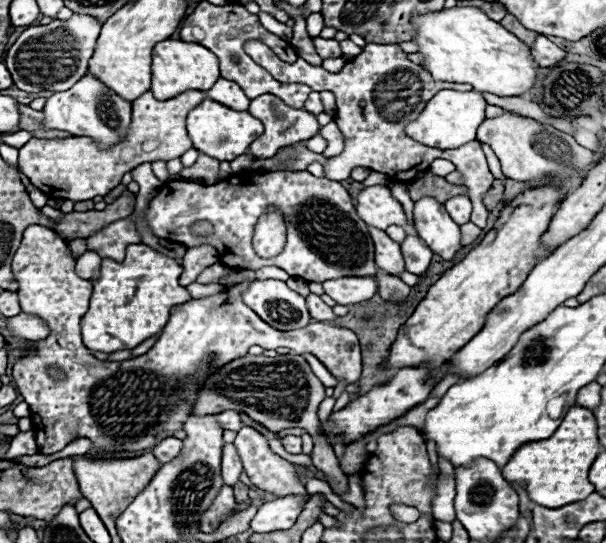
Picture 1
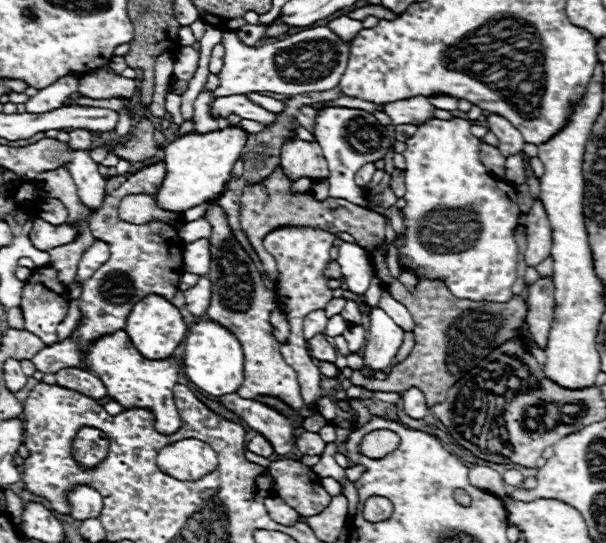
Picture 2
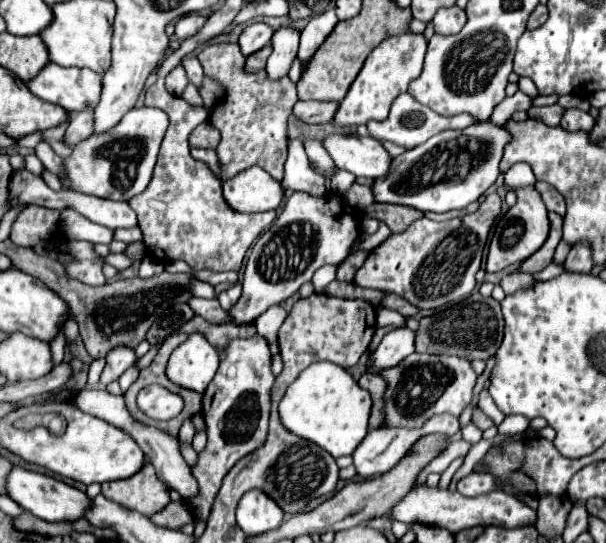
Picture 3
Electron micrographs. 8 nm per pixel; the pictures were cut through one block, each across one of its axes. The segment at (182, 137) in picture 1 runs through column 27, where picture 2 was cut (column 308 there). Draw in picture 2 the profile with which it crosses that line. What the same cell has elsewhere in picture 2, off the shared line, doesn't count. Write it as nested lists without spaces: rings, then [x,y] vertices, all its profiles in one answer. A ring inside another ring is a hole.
[[[284,140],[282,150],[280,150],[280,164],[290,178],[304,178],[310,176],[312,180],[328,178],[328,164],[322,156],[320,146],[314,142],[304,142],[304,140]]]

